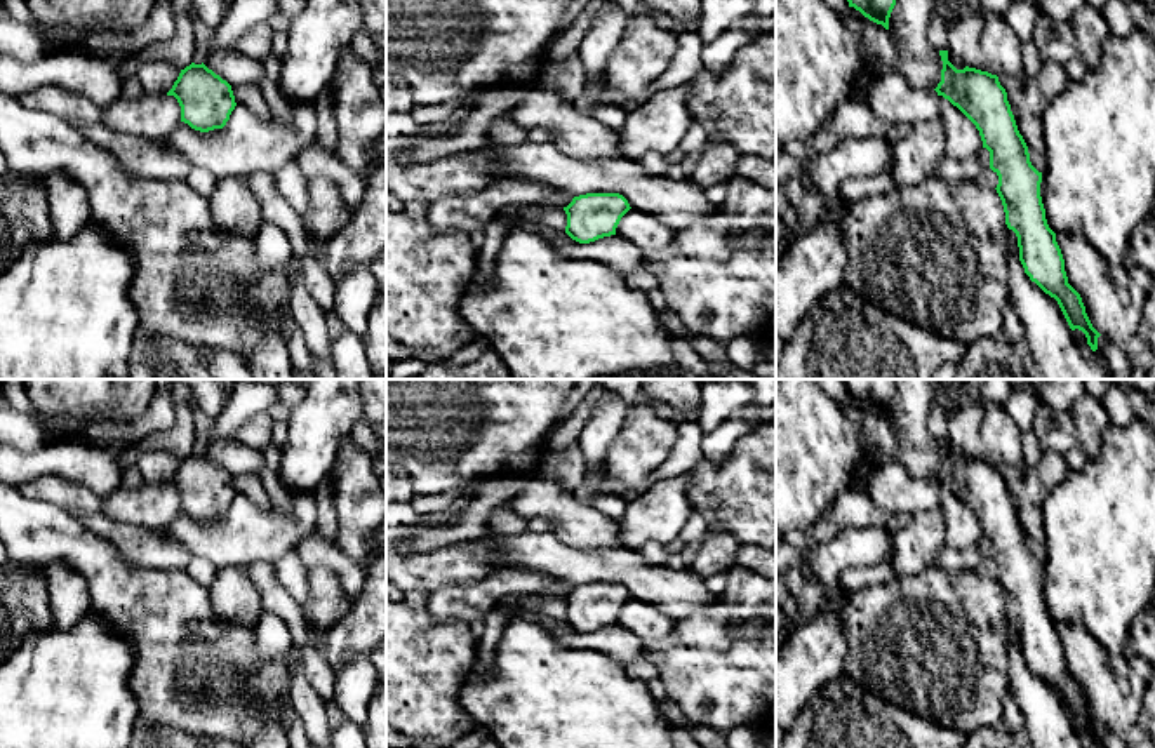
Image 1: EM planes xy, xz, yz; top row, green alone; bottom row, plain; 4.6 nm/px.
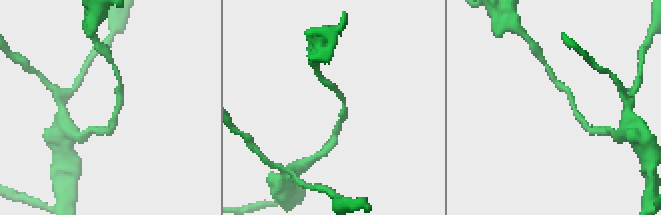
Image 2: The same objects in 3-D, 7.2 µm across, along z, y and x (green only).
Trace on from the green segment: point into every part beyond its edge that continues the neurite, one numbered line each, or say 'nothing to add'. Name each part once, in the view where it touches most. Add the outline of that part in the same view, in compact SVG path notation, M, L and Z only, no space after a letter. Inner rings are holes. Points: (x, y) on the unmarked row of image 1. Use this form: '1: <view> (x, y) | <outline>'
nothing to add

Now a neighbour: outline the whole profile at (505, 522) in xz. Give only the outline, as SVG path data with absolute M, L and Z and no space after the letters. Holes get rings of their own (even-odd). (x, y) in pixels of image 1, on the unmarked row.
M496 508L489 518L491 534L522 534L527 531L527 520L515 513L513 510Z

